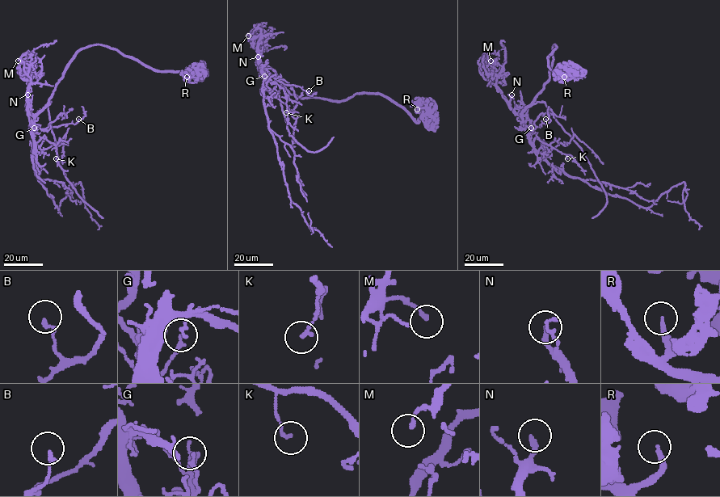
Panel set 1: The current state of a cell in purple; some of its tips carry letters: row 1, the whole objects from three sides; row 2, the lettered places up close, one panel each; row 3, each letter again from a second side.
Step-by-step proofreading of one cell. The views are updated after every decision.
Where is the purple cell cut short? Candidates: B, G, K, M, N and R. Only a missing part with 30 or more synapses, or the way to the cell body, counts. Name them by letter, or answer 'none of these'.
R

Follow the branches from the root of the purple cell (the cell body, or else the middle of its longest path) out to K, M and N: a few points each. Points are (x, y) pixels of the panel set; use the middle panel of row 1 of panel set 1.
K: (264, 68), (263, 71), (265, 76), (284, 89), (287, 98), (286, 112)
M: (264, 68), (258, 61), (261, 30), (254, 25), (248, 35)
N: (264, 68), (258, 61), (259, 55), (258, 56)

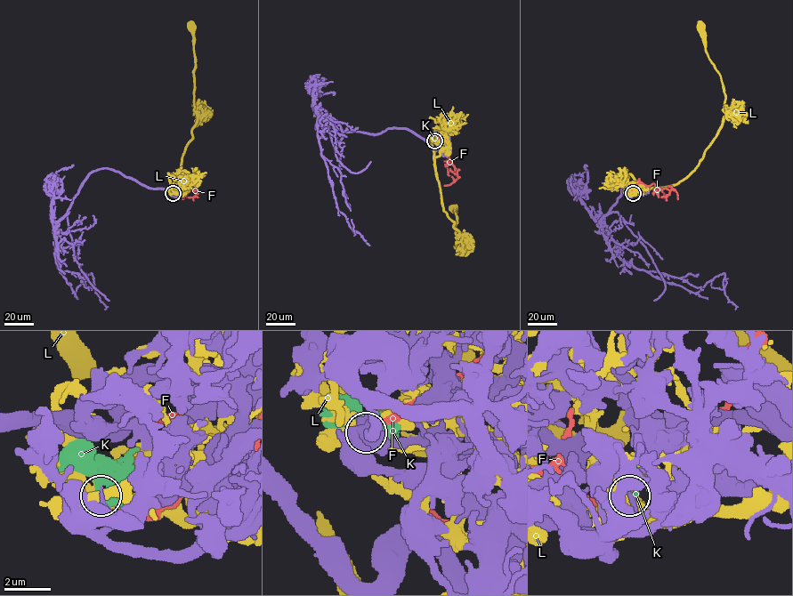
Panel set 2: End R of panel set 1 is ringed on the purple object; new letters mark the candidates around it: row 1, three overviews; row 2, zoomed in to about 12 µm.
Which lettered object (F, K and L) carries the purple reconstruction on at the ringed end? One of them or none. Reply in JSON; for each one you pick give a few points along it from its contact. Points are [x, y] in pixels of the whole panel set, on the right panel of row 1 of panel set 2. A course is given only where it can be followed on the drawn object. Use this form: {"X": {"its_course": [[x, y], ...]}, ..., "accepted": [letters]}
{"accepted": ["K"]}

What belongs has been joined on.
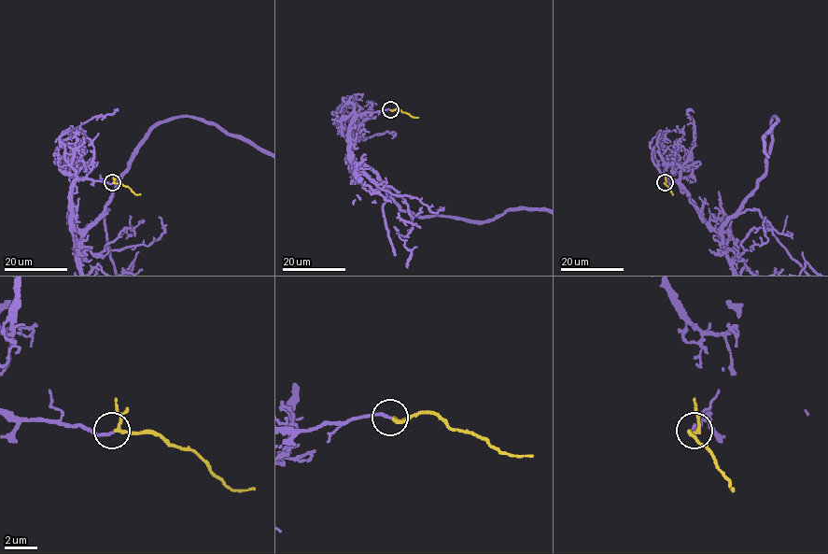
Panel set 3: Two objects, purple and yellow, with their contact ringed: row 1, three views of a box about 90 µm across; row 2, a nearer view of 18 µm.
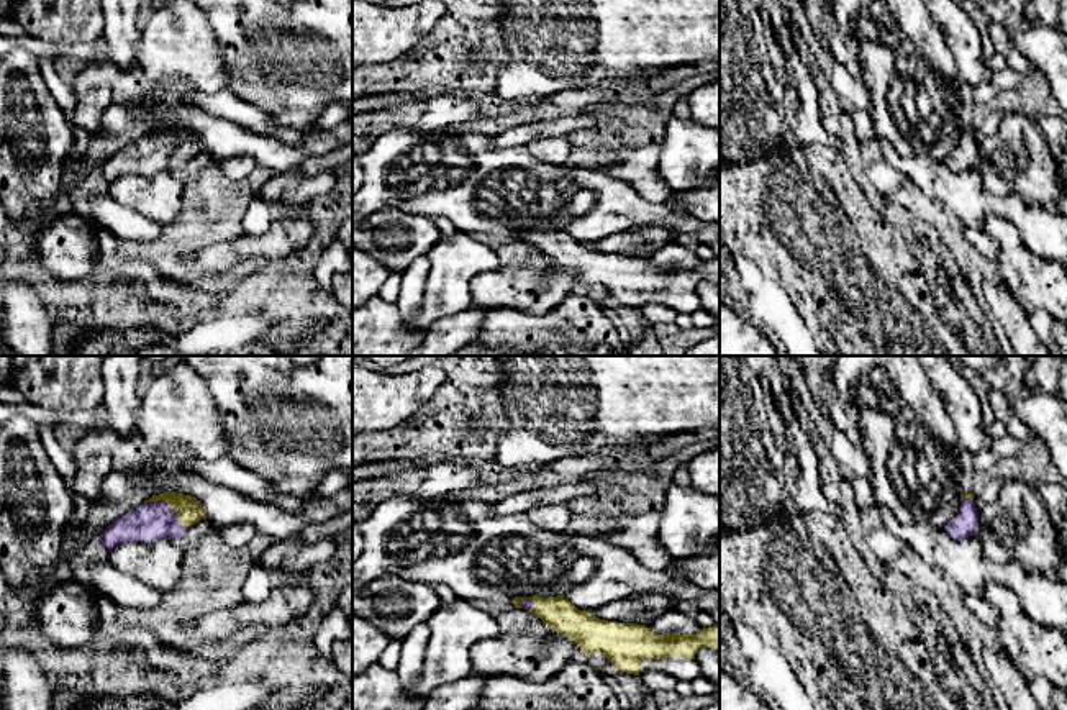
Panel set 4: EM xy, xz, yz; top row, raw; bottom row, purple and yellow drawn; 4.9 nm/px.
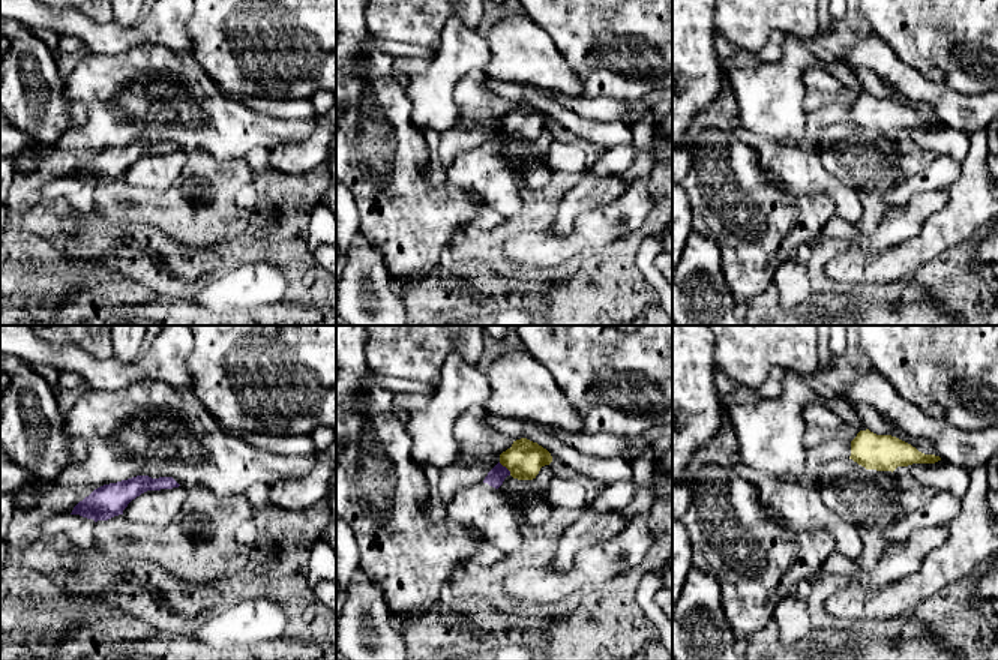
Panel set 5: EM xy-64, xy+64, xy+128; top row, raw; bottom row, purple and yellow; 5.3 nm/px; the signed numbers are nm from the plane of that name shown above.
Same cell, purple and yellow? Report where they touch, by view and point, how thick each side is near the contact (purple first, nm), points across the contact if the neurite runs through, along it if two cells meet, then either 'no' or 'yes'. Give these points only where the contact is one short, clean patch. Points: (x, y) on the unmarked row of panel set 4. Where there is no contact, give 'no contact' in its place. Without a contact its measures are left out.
meets purple in xy at (167, 140); 190 nm thick on the purple side, 130 nm on the other; runs through xy (153, 153), (167, 140), (187, 141); yes

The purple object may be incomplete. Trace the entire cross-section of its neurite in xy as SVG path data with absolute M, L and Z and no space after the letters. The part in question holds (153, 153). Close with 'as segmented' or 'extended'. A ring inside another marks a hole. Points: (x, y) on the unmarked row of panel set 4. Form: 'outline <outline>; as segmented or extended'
outline M166 125L125 146L103 164L108 184L125 174L179 174L184 164L205 151L200 134L192 128Z; extended

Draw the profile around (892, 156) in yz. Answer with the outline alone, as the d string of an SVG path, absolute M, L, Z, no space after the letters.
M875 130L887 162L906 175L923 193L942 202L965 228L985 231L990 218L1001 218L1011 223L1021 236L1023 244L1036 256L1064 264L1067 259L1067 216L1059 210L1046 210L1028 205L1019 195L993 195L982 184L982 174L977 167L956 174L944 161L936 161L926 154L916 157L901 157L893 143Z

